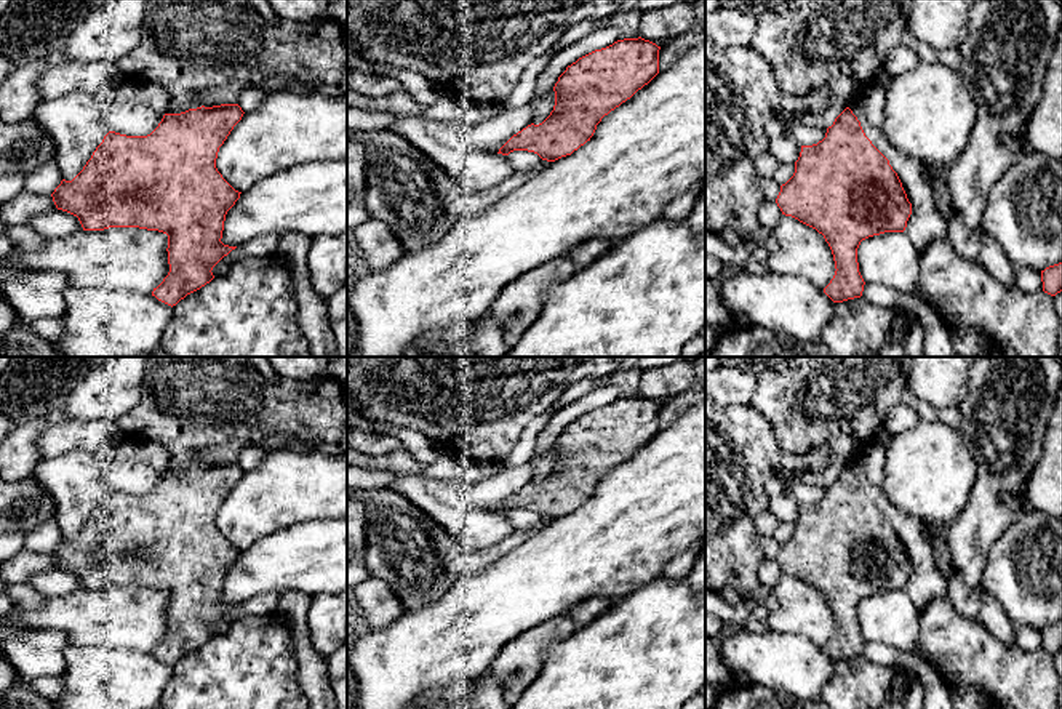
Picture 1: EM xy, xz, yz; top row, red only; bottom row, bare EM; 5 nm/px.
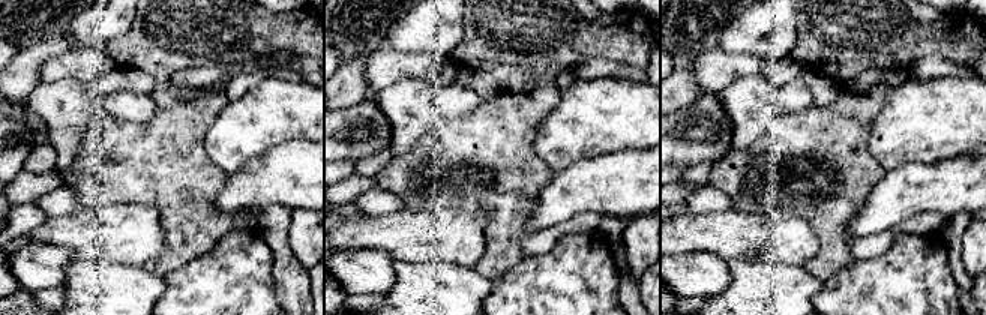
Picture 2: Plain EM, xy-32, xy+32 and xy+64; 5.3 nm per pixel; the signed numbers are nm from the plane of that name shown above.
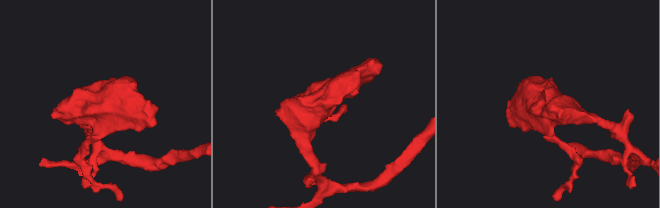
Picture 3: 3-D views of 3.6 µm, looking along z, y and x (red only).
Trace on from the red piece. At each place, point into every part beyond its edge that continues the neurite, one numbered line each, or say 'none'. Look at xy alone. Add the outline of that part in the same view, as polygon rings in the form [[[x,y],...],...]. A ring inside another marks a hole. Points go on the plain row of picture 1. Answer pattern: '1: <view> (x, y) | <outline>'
none

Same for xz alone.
none

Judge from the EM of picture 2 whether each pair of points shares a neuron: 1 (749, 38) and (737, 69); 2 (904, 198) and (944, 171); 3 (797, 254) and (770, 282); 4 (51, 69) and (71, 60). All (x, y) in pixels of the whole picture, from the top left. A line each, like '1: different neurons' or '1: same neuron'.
1: different neurons
2: same neuron
3: different neurons
4: same neuron

